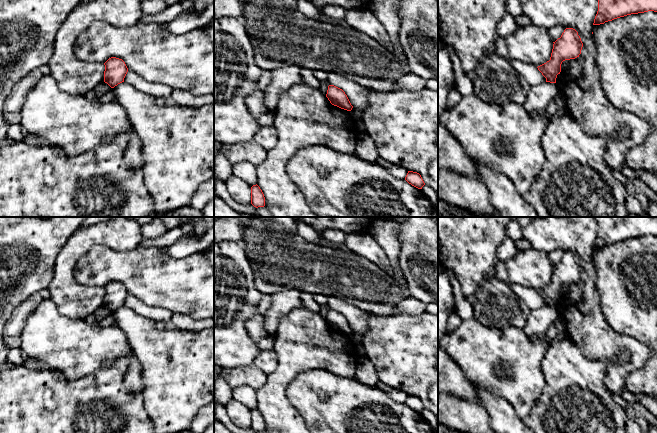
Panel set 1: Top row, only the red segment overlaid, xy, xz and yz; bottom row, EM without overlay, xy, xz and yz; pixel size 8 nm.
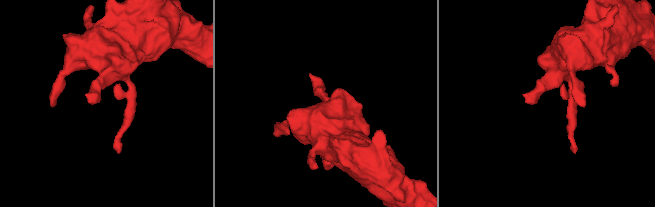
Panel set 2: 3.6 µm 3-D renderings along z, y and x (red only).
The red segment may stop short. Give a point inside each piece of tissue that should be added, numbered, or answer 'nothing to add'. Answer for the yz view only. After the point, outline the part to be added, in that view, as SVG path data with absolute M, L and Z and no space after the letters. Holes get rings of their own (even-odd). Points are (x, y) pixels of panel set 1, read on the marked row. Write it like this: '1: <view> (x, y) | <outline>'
nothing to add

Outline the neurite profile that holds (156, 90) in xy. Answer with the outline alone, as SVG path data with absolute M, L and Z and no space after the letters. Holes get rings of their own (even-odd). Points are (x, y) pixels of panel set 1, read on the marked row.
M128 70L124 82L131 84L136 90L149 96L167 99L172 94L172 88L162 83L149 82L141 78L138 74Z

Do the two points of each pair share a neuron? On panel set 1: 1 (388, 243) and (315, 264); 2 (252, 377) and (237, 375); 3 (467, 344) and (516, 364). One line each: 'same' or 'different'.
1: different
2: same
3: same

